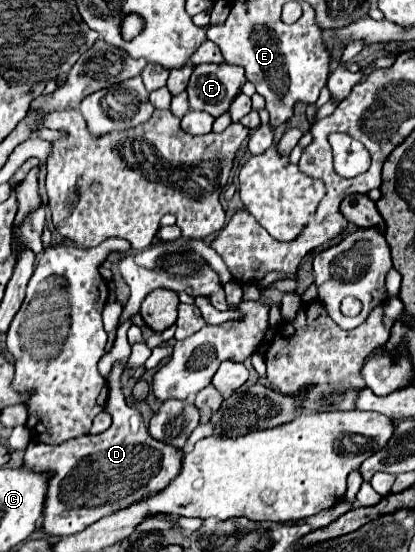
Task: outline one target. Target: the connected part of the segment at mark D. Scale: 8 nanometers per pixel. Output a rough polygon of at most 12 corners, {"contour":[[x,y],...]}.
{"contour":[[108,377],[110,429],[30,443],[52,473],[40,525],[74,535],[164,491],[184,451],[156,441]]}

